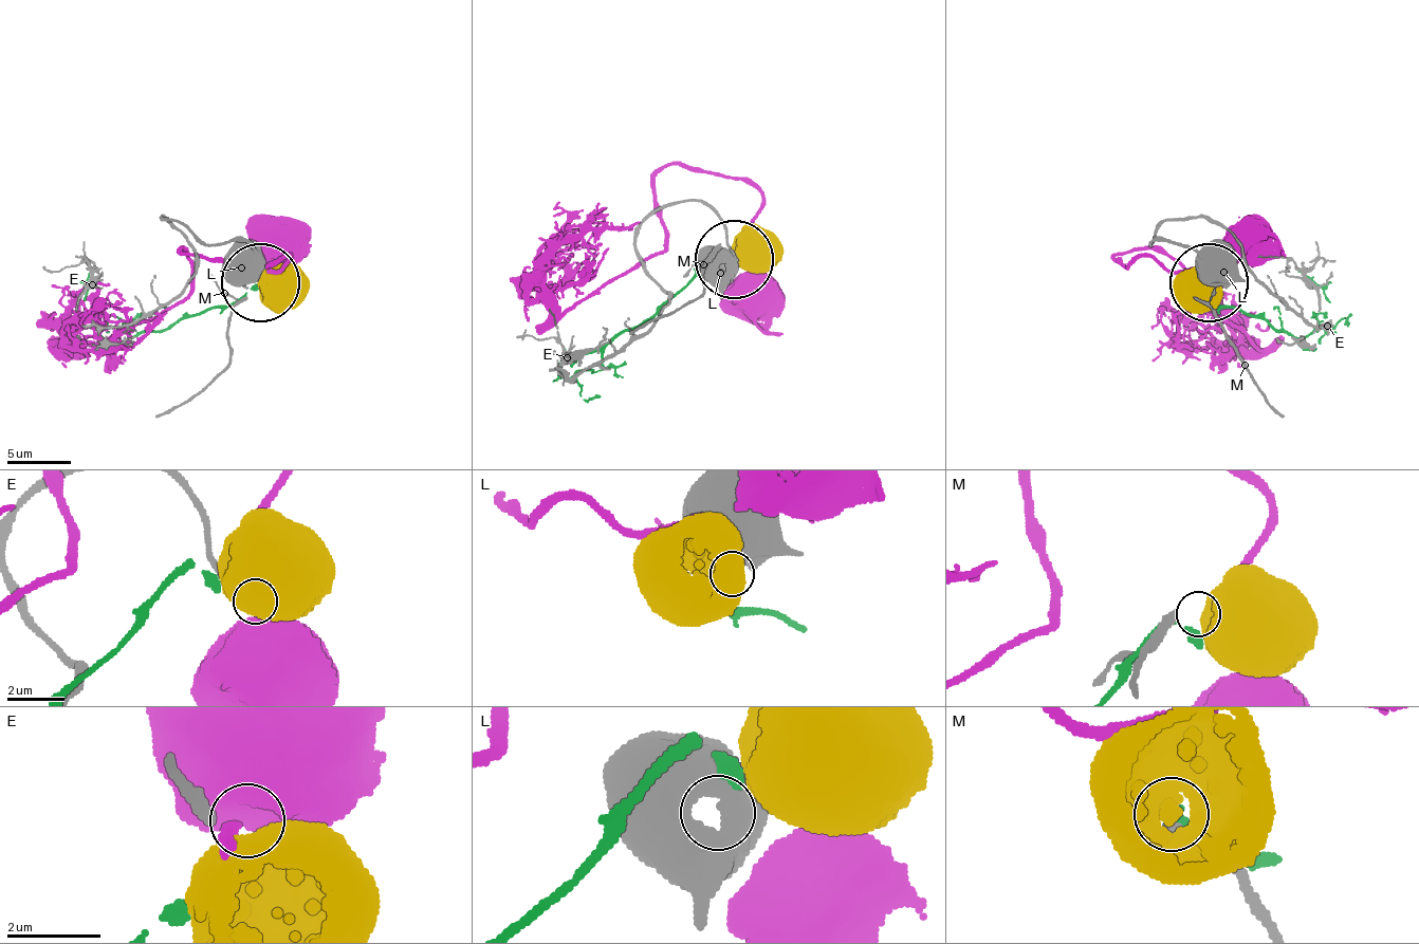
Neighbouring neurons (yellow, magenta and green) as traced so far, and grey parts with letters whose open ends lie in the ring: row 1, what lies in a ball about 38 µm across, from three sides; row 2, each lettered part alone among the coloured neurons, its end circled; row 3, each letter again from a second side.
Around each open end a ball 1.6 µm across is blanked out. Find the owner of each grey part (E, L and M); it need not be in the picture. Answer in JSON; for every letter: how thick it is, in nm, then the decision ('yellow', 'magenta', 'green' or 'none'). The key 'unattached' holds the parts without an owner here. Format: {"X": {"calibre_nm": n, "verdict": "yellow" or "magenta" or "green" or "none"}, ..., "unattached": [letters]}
{"E": {"calibre_nm": 300, "verdict": "none"}, "L": {"calibre_nm": 850, "verdict": "green"}, "M": {"calibre_nm": 260, "verdict": "yellow"}, "unattached": ["E"]}

